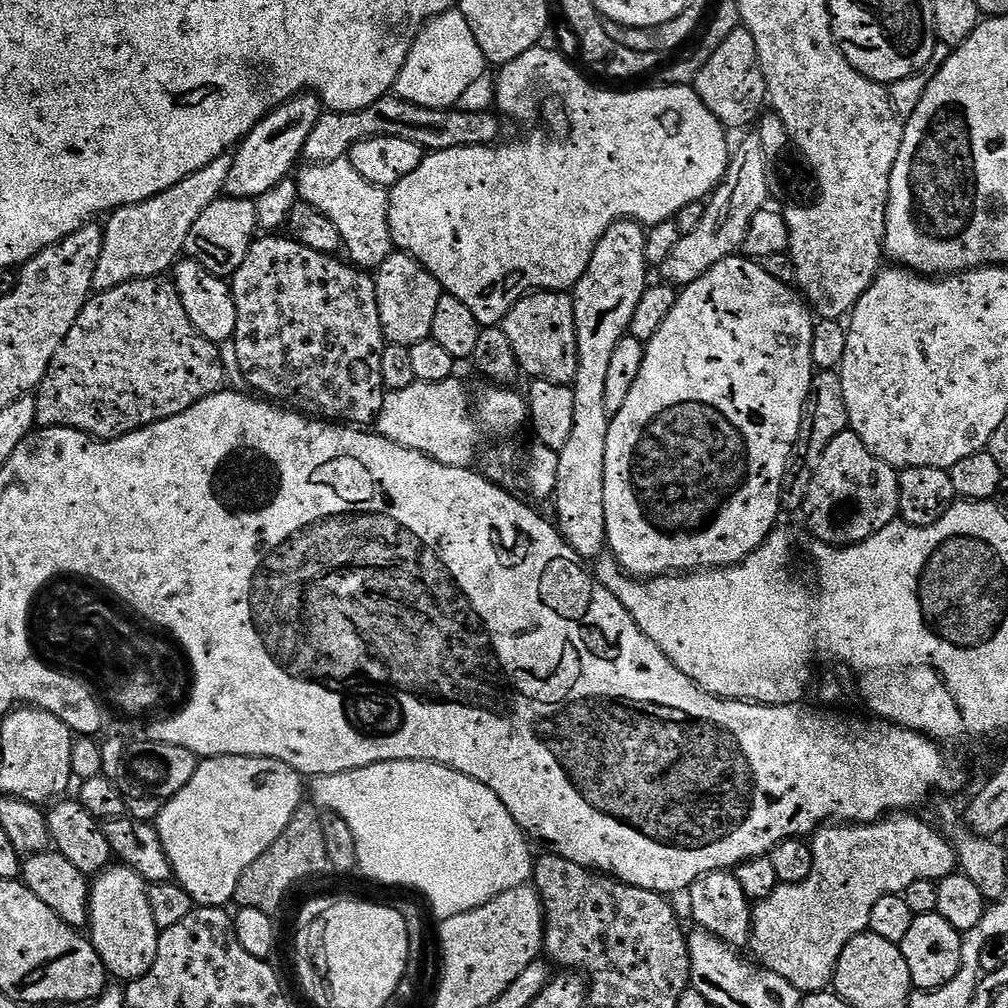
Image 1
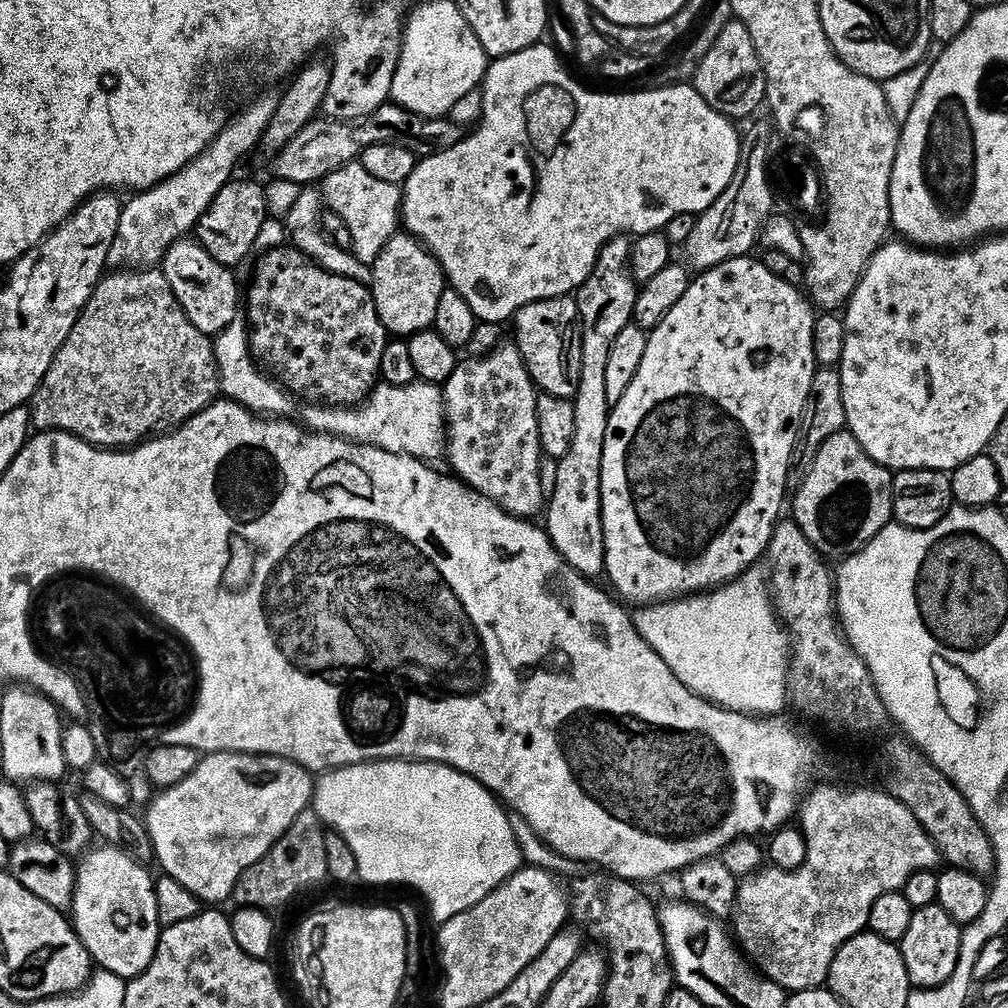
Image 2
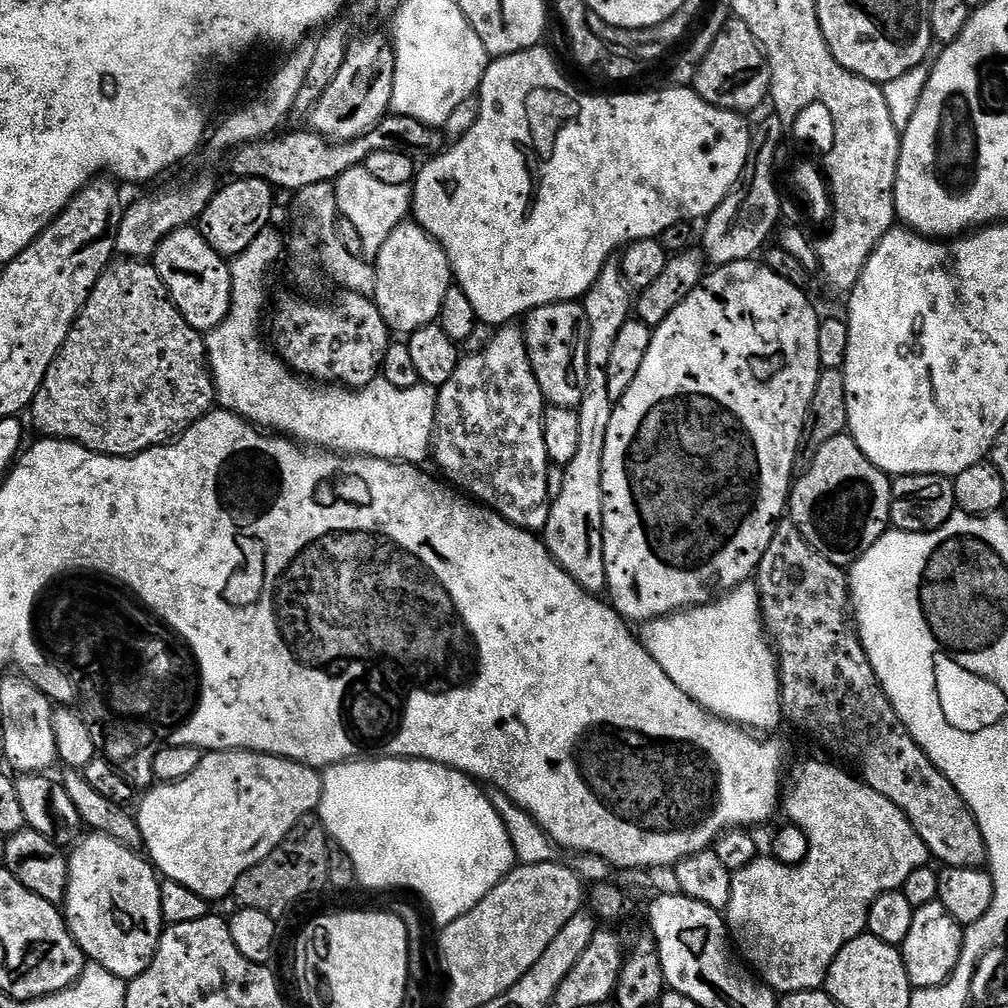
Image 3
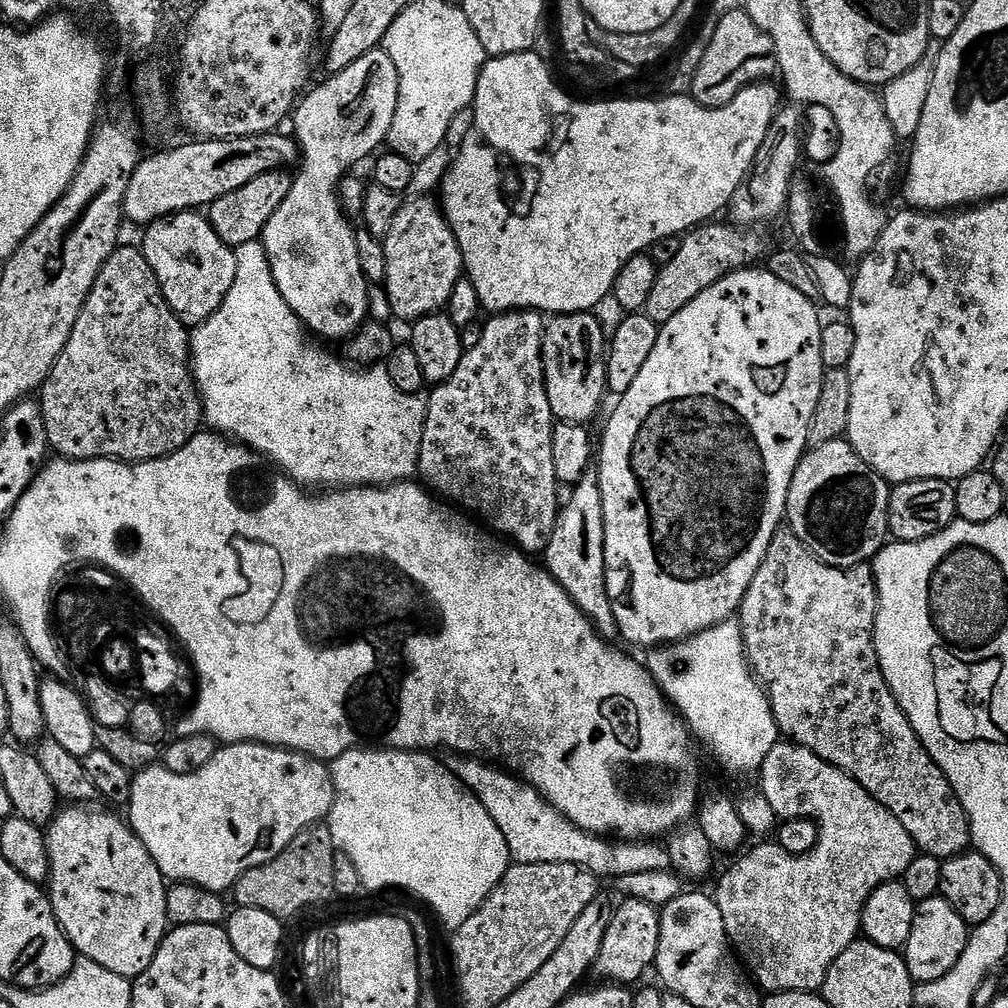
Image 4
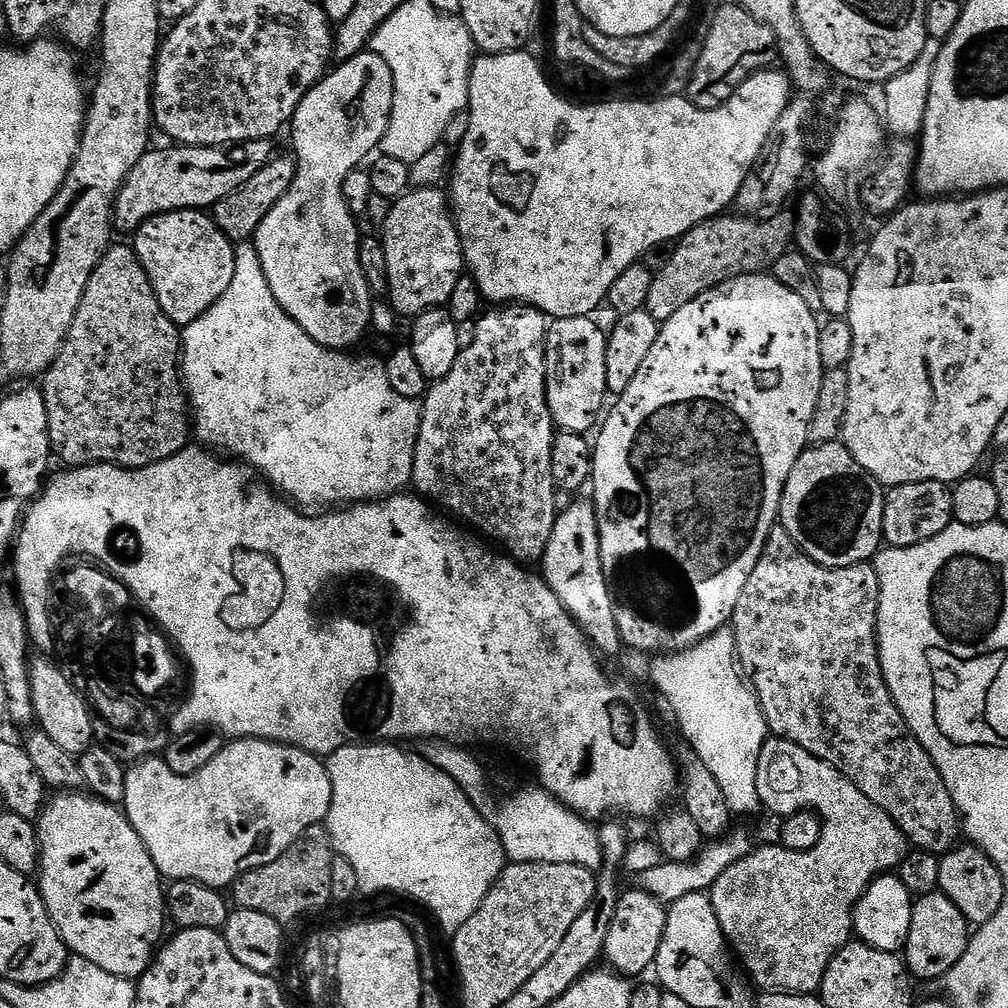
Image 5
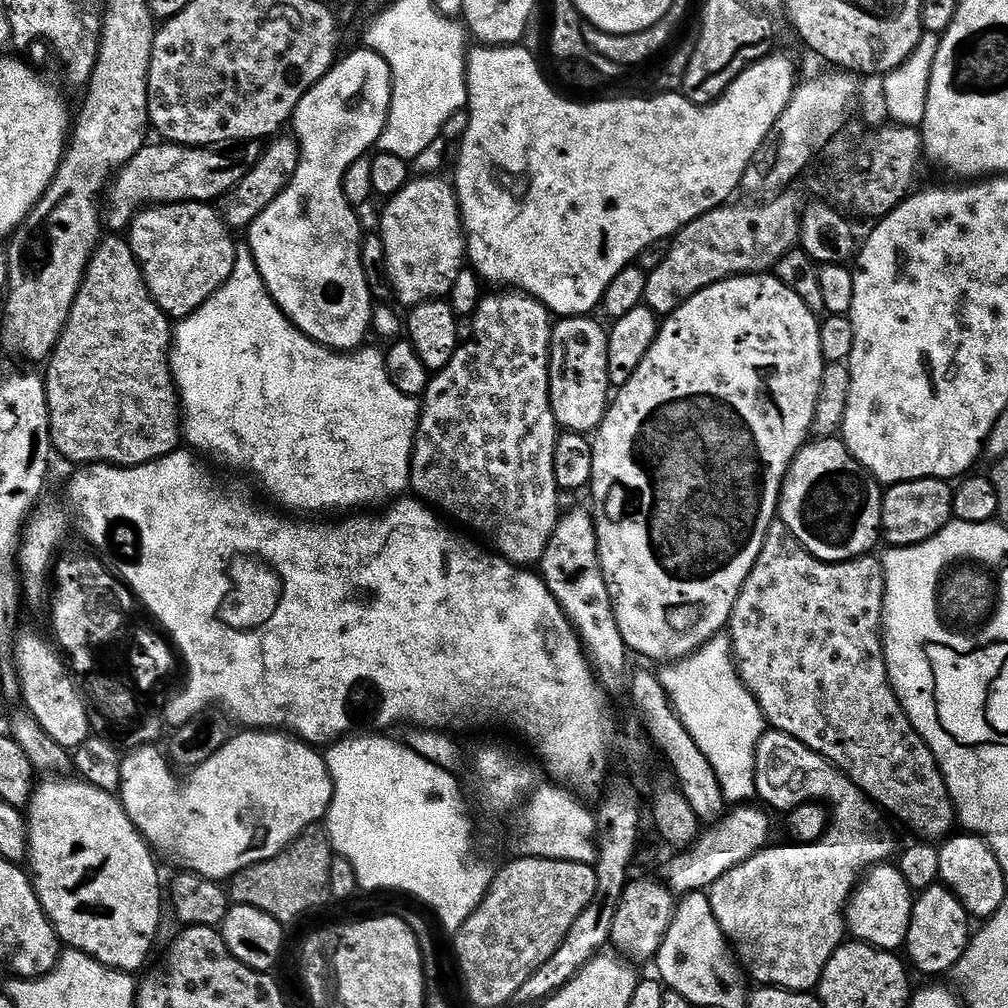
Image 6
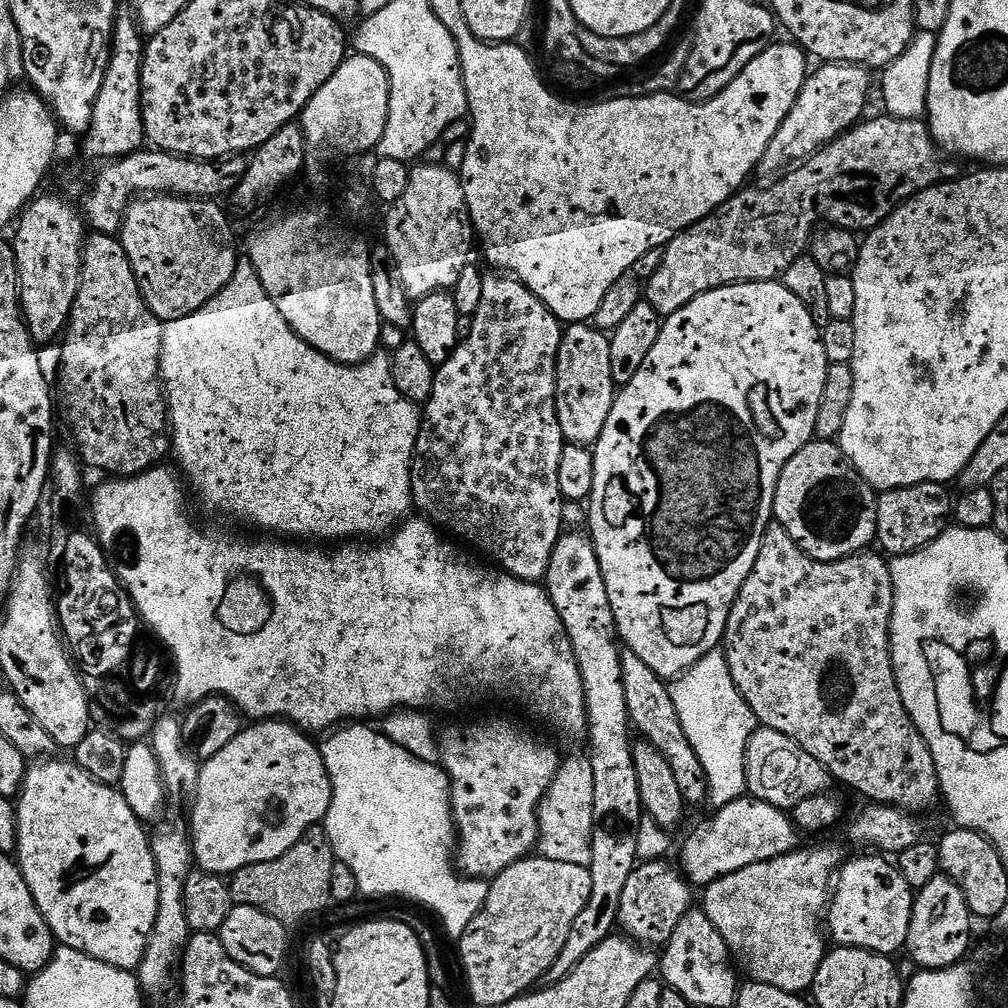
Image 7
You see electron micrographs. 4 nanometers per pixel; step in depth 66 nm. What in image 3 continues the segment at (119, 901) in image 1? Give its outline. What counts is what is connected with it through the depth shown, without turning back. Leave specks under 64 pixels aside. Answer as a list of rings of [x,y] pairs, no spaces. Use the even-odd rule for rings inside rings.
[[[92,832],[68,856],[68,889],[64,895],[62,911],[68,922],[68,931],[85,957],[100,964],[119,980],[131,982],[142,975],[155,958],[160,935],[166,927],[160,901],[161,877],[155,867],[139,851],[127,848],[122,842],[102,832]]]

